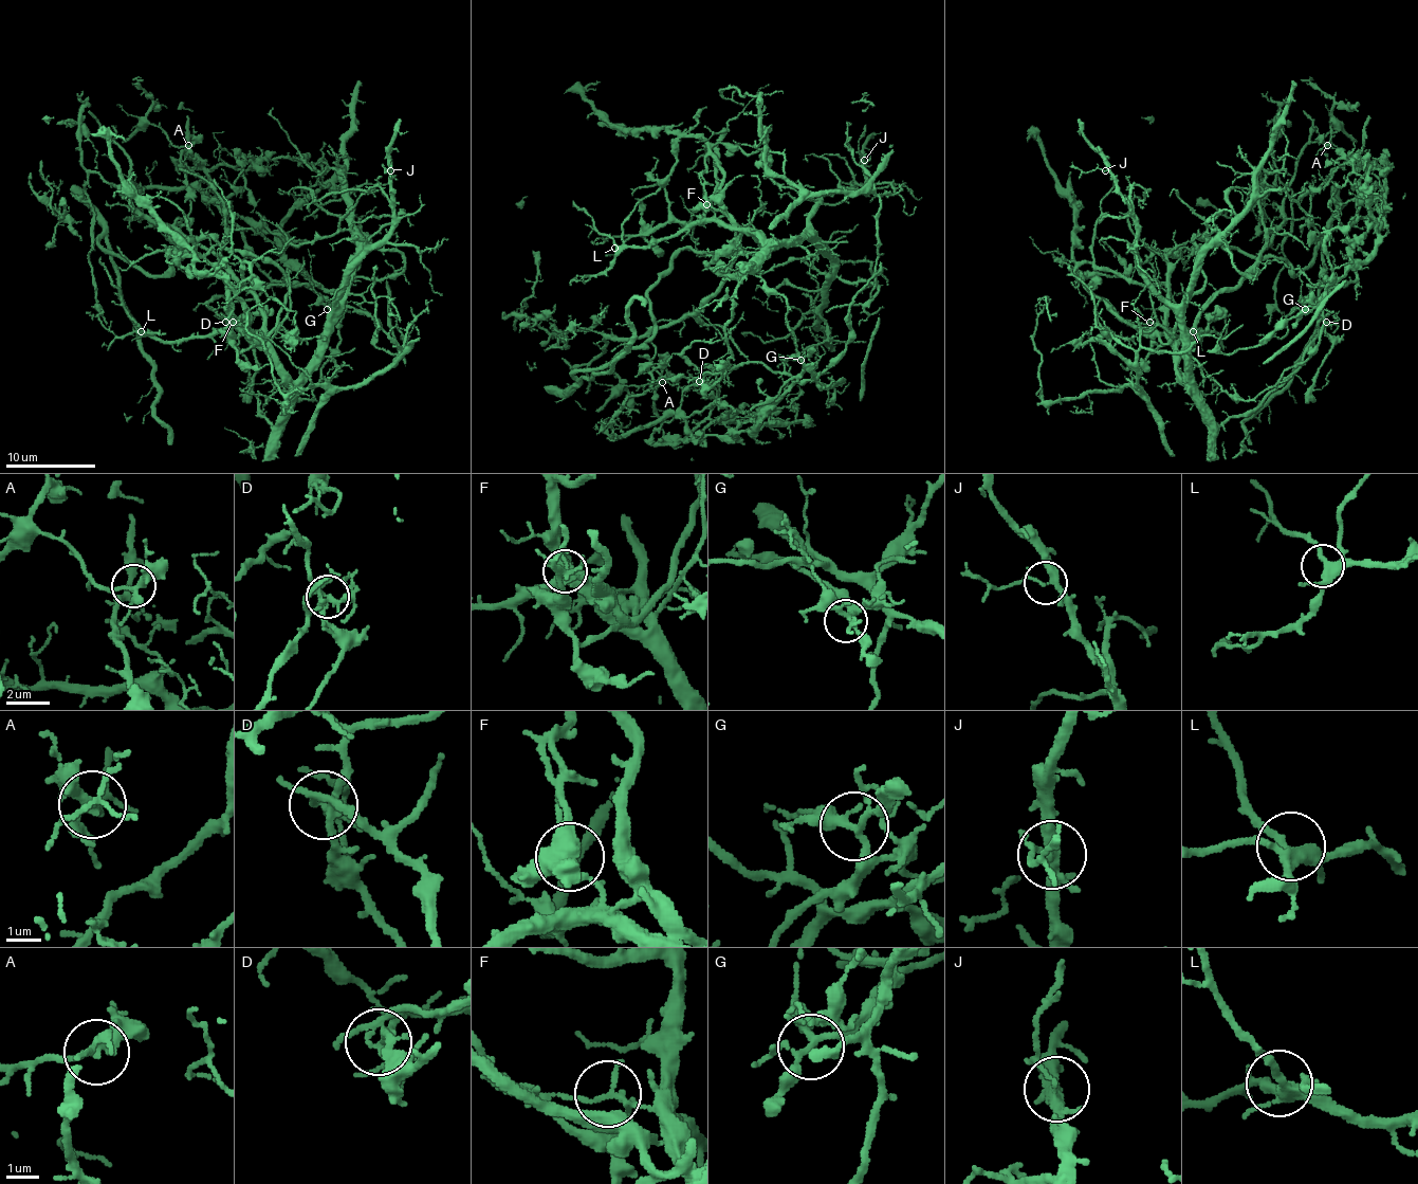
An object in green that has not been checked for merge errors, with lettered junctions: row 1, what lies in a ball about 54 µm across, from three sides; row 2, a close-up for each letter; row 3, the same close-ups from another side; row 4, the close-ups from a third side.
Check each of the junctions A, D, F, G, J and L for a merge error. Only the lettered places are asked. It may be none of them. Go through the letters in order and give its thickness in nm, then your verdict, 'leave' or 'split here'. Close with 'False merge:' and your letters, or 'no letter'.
A: 240 nm | leave
D: 240 nm | split here
F: 140 nm | split here
G: 200 nm | leave
J: 240 nm | leave
L: 360 nm | leave
False merge: D, F

